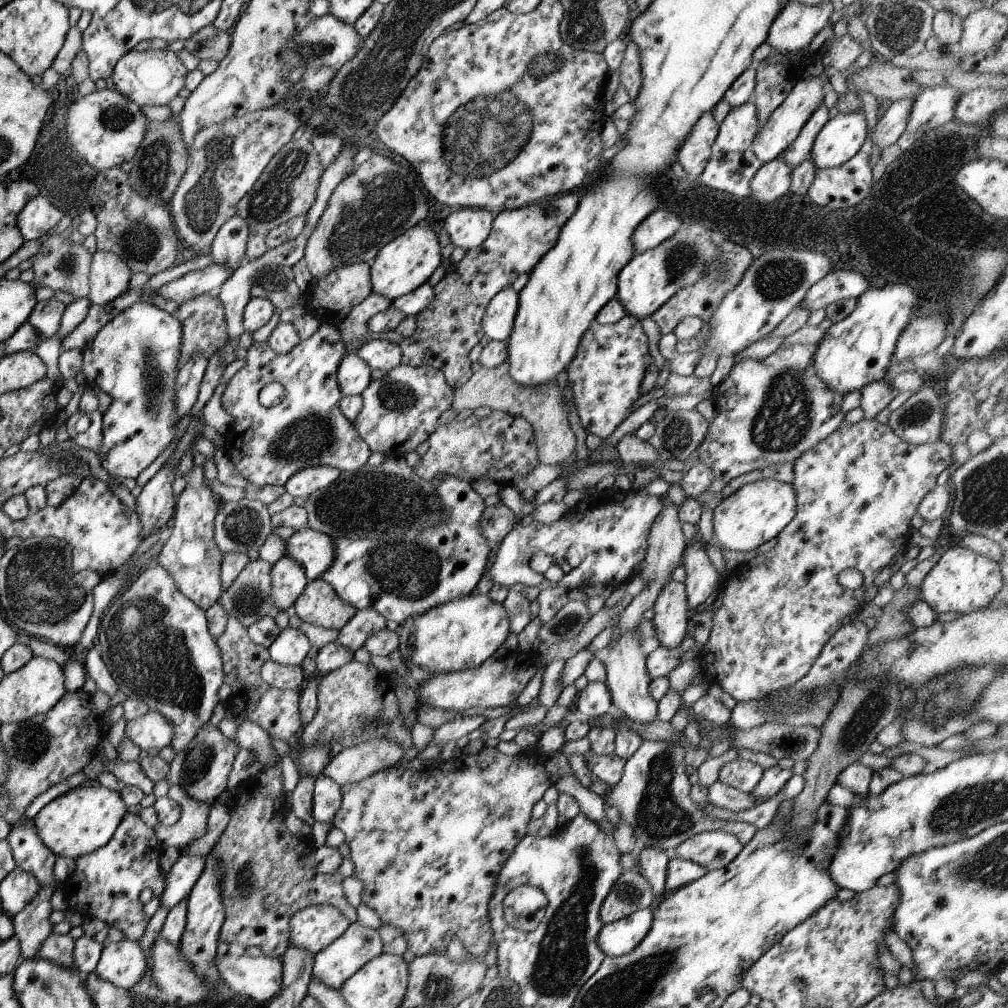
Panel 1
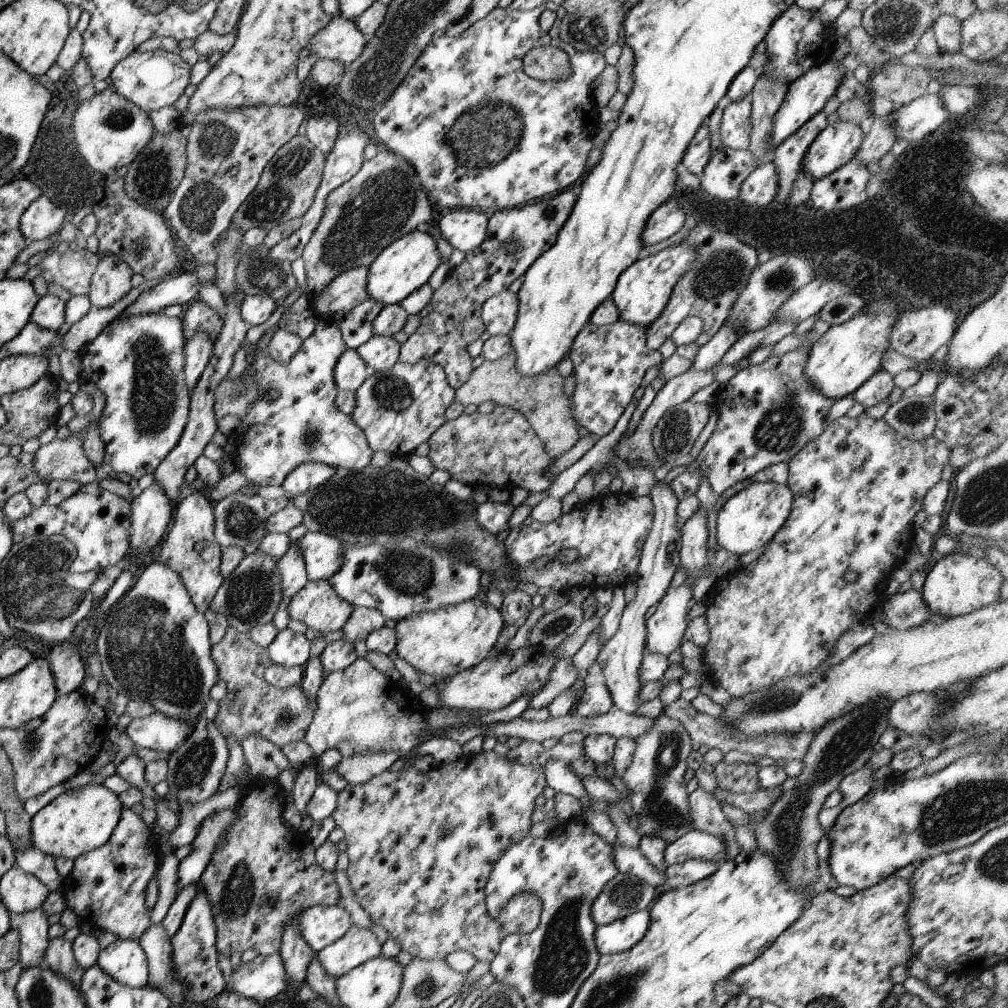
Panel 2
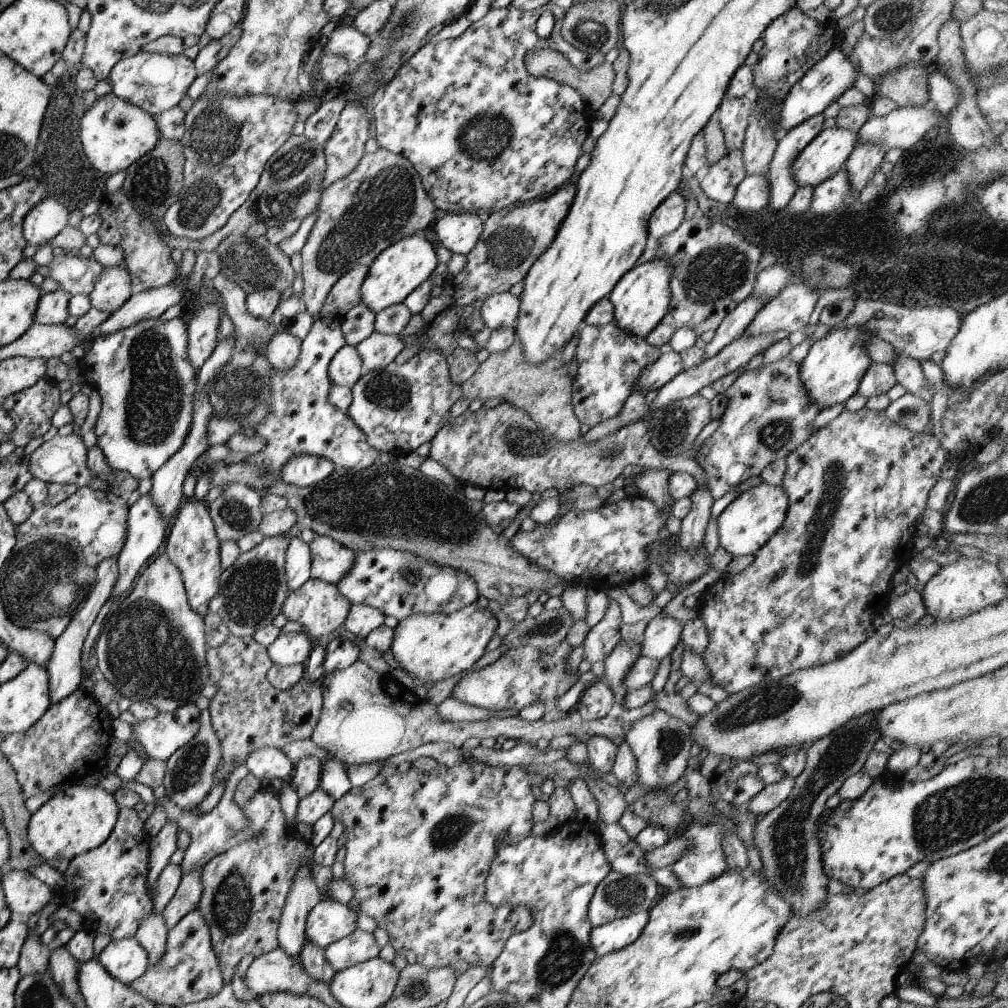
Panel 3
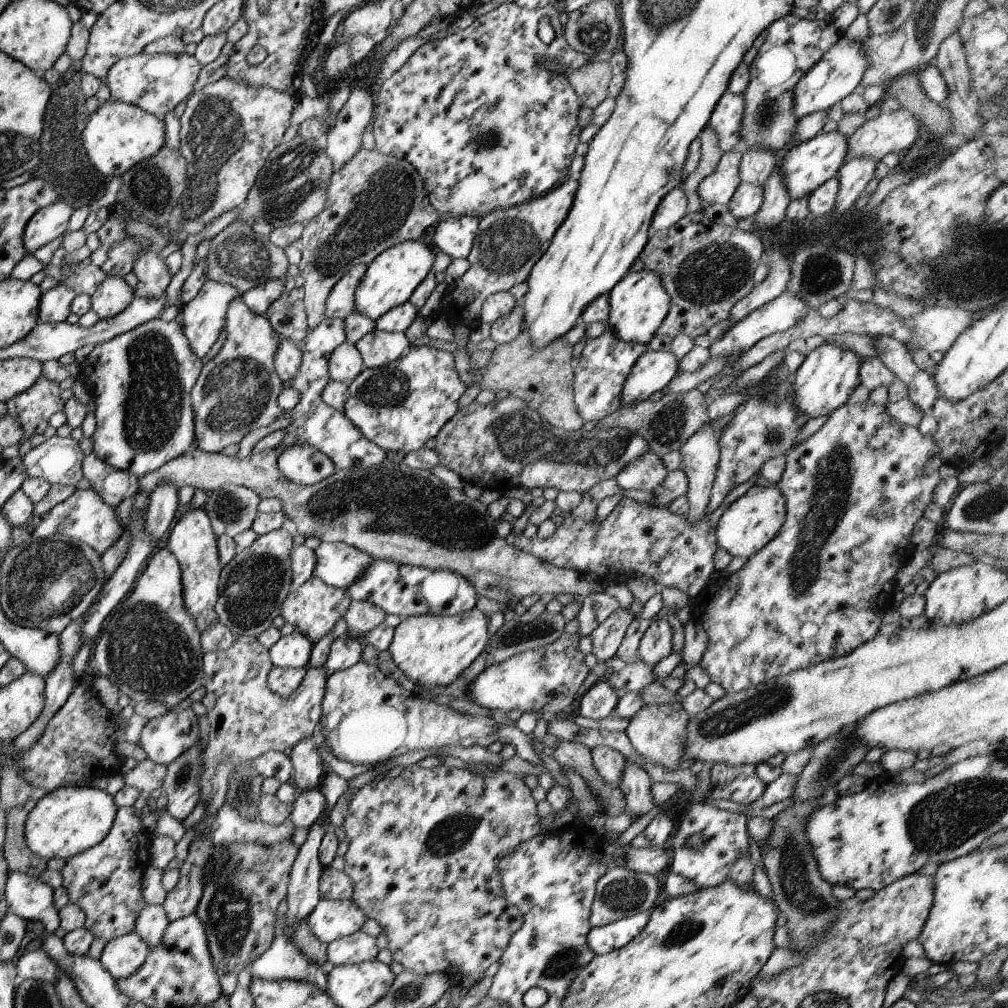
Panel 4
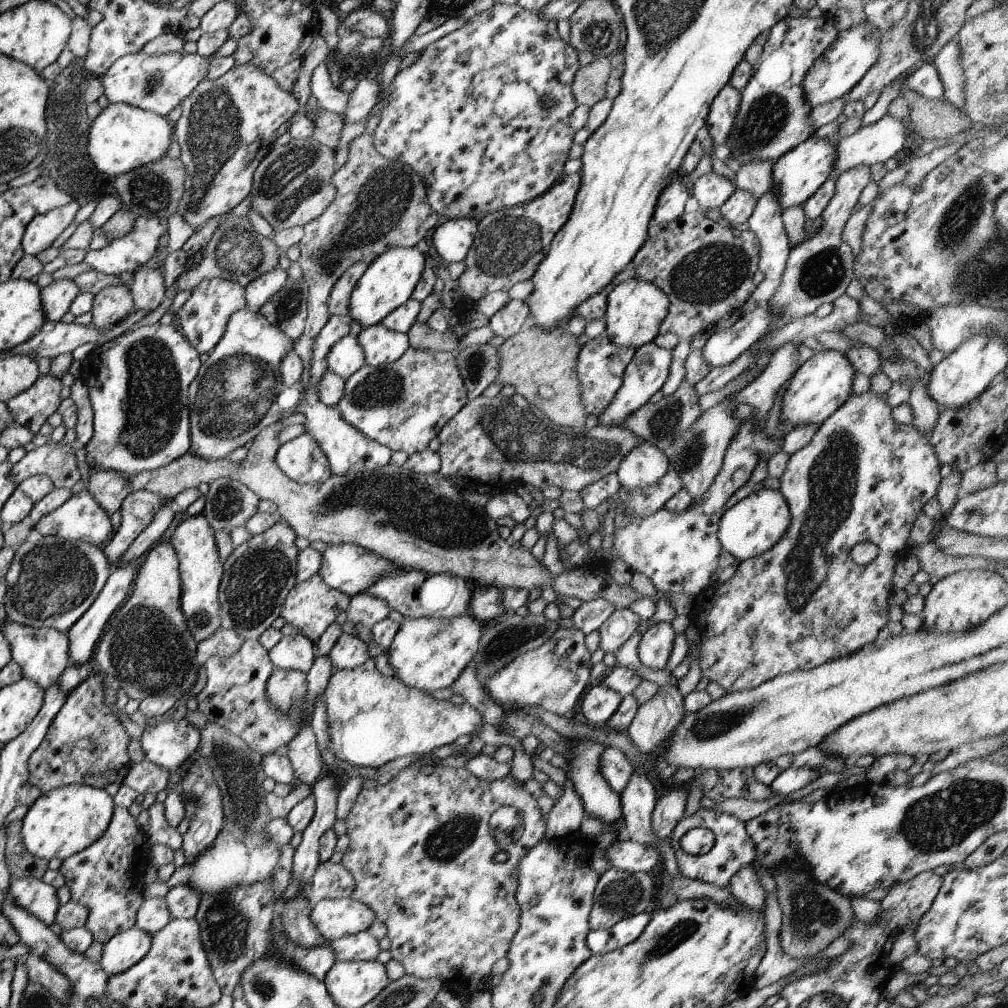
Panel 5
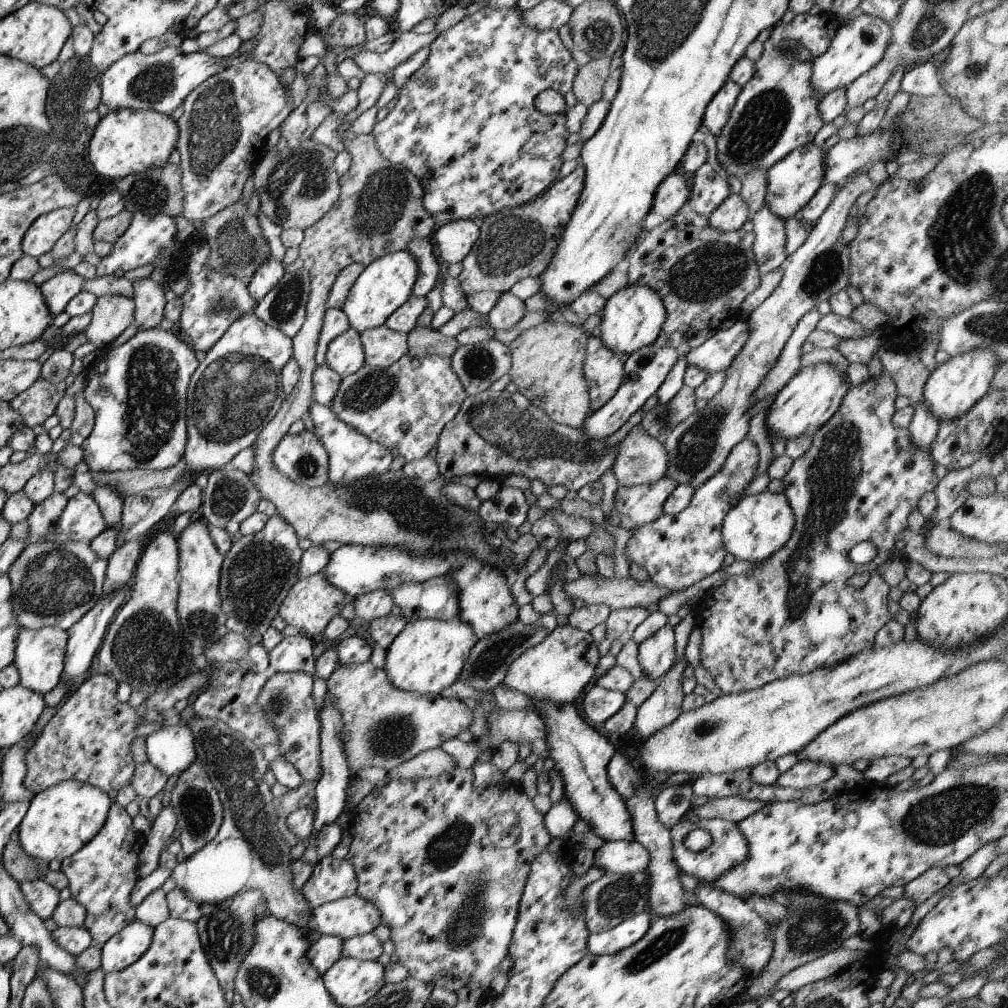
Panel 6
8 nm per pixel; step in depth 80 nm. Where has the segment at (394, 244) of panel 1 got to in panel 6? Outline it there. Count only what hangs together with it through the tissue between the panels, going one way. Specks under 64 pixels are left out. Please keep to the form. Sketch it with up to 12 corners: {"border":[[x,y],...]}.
{"border":[[407,250],[365,266],[341,306],[359,334],[384,325],[412,295]]}

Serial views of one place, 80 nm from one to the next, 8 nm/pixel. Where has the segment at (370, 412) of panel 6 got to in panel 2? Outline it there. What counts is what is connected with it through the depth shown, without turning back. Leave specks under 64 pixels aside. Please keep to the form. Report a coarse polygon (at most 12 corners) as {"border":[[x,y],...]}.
{"border":[[420,358],[372,372],[351,420],[407,456],[446,420],[454,389]]}

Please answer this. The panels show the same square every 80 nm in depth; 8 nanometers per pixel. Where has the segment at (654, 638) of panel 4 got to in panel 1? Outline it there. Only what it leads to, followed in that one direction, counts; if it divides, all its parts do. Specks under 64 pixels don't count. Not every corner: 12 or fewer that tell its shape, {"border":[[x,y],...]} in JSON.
{"border":[[684,583],[656,596],[651,624],[658,647],[677,648],[689,617]]}

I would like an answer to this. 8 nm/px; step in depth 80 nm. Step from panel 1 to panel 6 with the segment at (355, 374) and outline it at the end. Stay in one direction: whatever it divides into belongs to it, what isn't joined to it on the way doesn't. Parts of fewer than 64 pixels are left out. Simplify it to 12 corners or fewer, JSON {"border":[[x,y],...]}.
{"border":[[353,328],[333,338],[325,365],[341,379],[364,366]]}

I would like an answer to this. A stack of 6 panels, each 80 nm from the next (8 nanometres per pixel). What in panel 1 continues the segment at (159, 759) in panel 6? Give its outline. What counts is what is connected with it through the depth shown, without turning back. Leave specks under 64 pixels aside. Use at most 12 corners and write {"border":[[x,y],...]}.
{"border":[[157,711],[126,724],[125,736],[168,753],[174,726]]}

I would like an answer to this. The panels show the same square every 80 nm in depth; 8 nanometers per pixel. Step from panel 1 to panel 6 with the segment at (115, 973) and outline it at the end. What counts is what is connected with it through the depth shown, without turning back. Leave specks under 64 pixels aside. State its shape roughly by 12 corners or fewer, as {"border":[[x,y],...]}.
{"border":[[135,919],[102,946],[103,974],[119,972],[149,948],[153,930]]}

